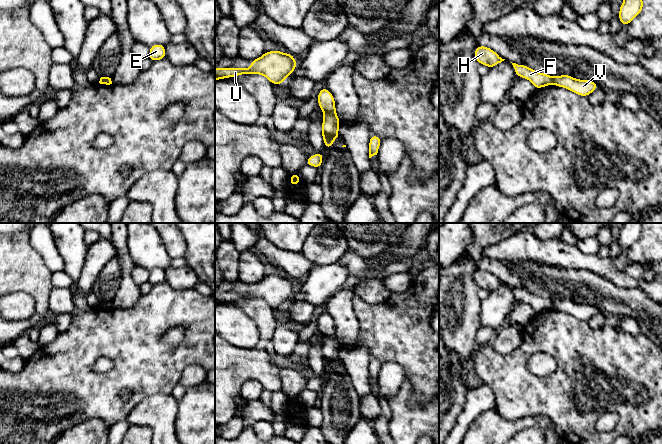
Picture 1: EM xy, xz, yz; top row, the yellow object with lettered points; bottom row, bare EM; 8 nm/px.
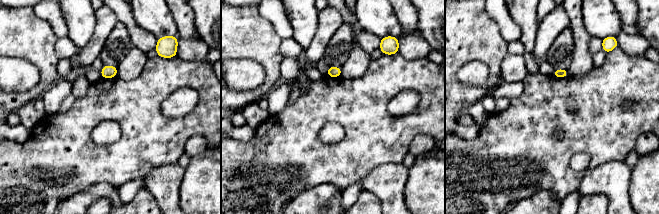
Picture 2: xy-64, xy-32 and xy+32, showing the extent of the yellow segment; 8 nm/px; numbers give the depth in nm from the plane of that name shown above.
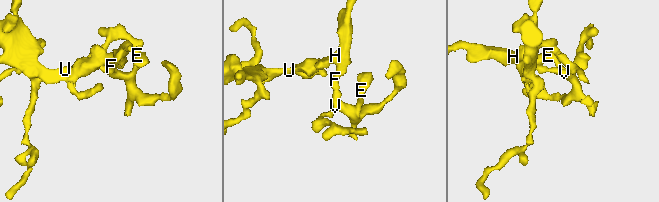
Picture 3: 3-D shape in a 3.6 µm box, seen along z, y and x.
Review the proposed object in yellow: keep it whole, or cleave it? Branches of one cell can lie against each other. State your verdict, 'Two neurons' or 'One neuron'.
Two neurons

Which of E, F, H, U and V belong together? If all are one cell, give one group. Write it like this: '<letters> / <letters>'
E V / F H U

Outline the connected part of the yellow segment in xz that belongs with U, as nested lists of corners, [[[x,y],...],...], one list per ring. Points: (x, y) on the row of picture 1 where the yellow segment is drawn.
[[[280,50],[269,51],[260,58],[251,60],[250,68],[215,68],[215,80],[243,74],[261,74],[273,85],[279,85],[294,72],[297,65],[290,53],[282,53]]]

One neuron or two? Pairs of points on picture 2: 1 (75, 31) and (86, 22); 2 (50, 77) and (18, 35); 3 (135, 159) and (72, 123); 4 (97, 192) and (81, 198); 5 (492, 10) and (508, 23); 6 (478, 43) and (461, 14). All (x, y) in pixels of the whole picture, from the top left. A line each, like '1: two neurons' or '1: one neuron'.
1: one neuron
2: one neuron
3: one neuron
4: one neuron
5: one neuron
6: one neuron

